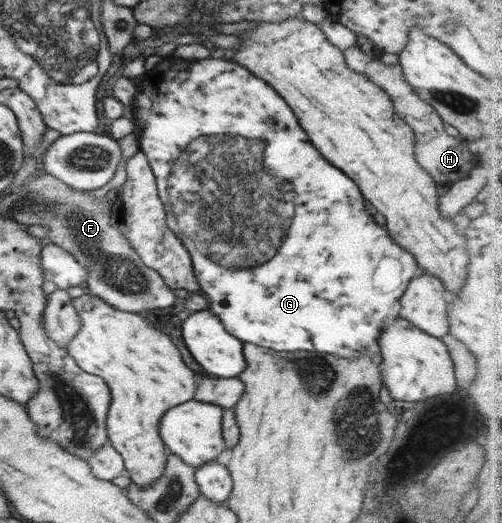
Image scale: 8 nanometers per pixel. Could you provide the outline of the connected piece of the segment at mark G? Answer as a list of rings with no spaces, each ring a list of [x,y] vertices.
[[[173,55],[161,60],[161,63],[142,76],[142,82],[137,85],[133,100],[133,122],[138,127],[138,130],[134,129],[133,132],[138,132],[139,150],[146,155],[156,177],[156,188],[158,196],[164,203],[166,222],[178,238],[184,238],[189,243],[187,251],[192,259],[194,274],[200,287],[199,292],[208,298],[208,309],[216,314],[224,328],[243,343],[255,343],[273,351],[319,351],[319,353],[351,358],[357,357],[369,343],[375,343],[385,323],[397,318],[398,307],[395,305],[407,289],[409,282],[415,277],[415,273],[420,272],[420,267],[413,254],[395,243],[389,230],[379,227],[373,216],[365,210],[365,199],[359,186],[341,170],[327,162],[311,143],[294,111],[287,107],[283,97],[277,95],[277,91],[271,89],[266,81],[255,77],[245,67],[215,58],[195,60],[191,63],[189,60],[180,60]]]

